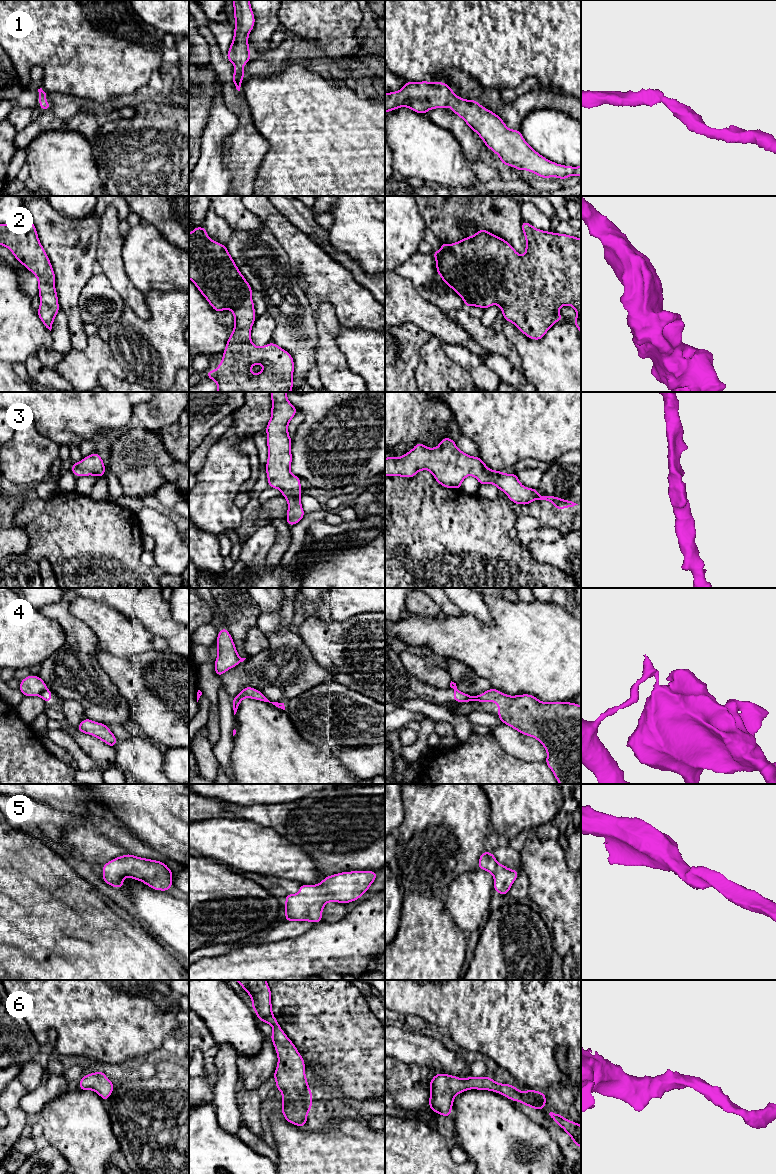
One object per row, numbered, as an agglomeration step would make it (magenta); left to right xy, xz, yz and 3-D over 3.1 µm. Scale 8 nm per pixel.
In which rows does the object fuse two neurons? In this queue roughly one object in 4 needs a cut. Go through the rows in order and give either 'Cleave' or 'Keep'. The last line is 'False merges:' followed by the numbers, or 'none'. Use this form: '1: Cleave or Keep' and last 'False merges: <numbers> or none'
1: Keep
2: Keep
3: Keep
4: Cleave
5: Keep
6: Keep
False merges: 4

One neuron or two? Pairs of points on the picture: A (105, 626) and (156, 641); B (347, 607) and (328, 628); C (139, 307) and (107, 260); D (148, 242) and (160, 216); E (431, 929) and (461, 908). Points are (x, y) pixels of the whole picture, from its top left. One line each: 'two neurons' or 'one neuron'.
A: one neuron
B: two neurons
C: one neuron
D: two neurons
E: two neurons

